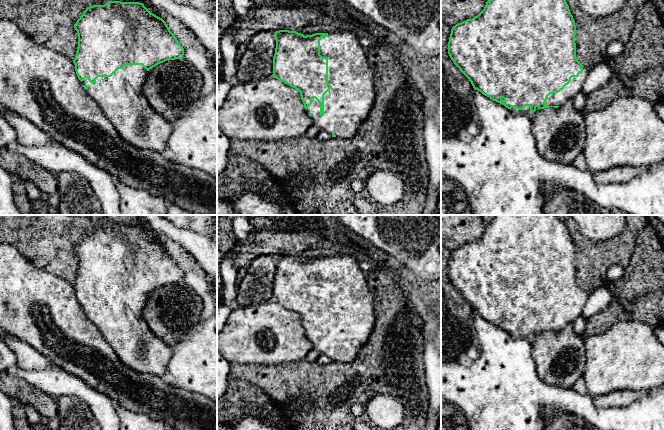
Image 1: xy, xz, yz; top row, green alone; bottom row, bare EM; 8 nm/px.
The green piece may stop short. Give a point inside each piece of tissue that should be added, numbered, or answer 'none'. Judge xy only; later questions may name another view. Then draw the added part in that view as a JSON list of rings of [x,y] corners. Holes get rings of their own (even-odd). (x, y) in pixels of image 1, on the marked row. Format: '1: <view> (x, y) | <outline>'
1: xy (120, 97) | [[[125,65],[111,77],[98,77],[95,85],[87,78],[81,83],[88,86],[88,96],[97,103],[124,141],[141,149],[161,153],[167,148],[172,124],[155,112],[143,95],[142,86],[147,74],[148,71],[142,65]]]

